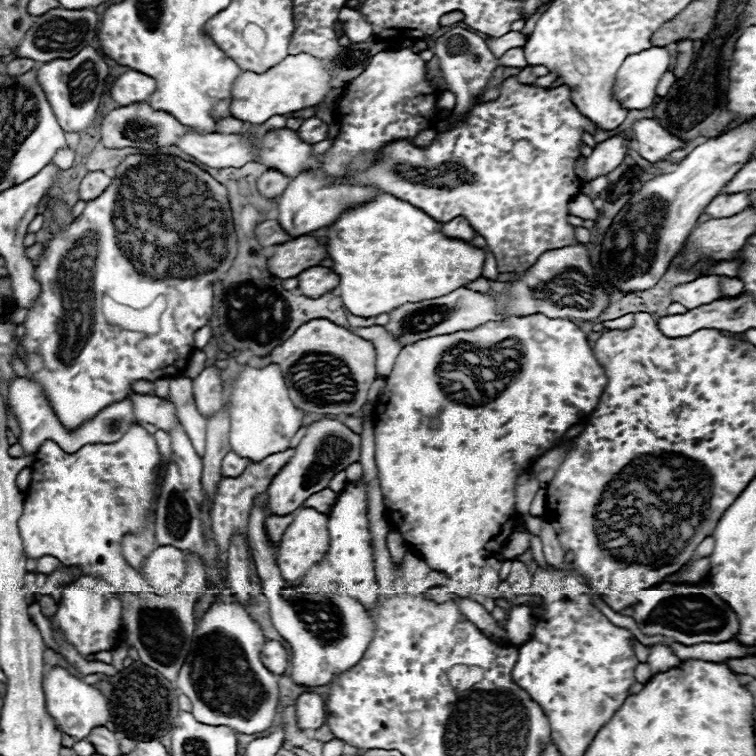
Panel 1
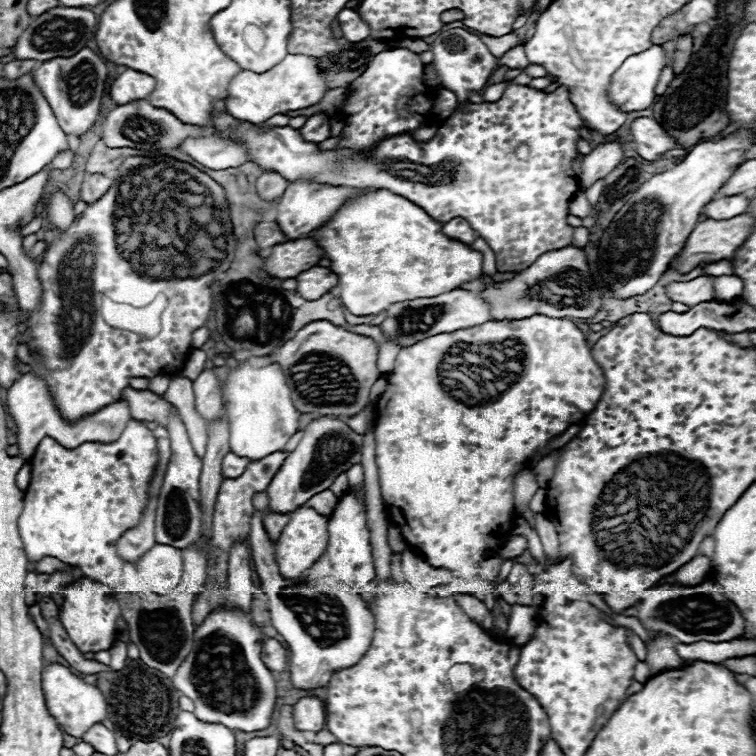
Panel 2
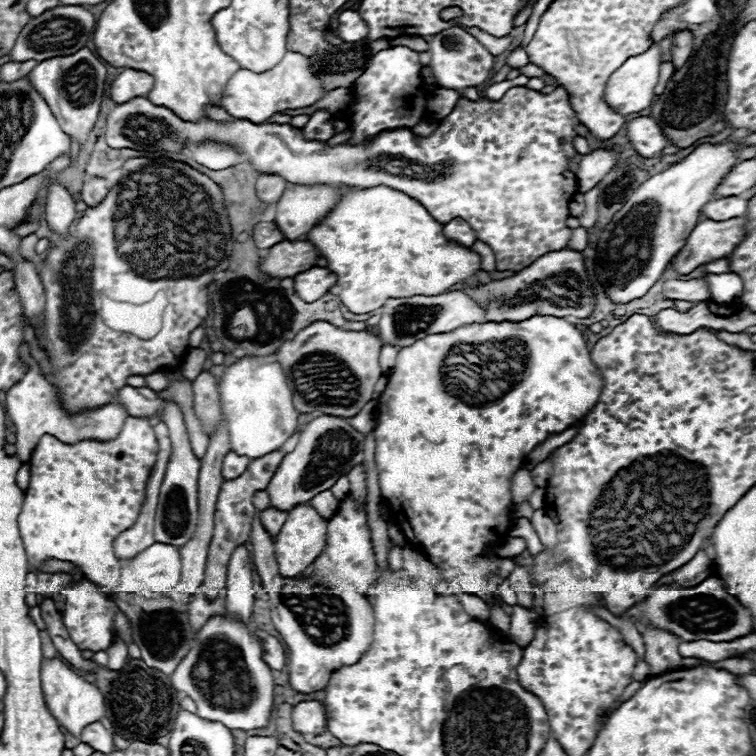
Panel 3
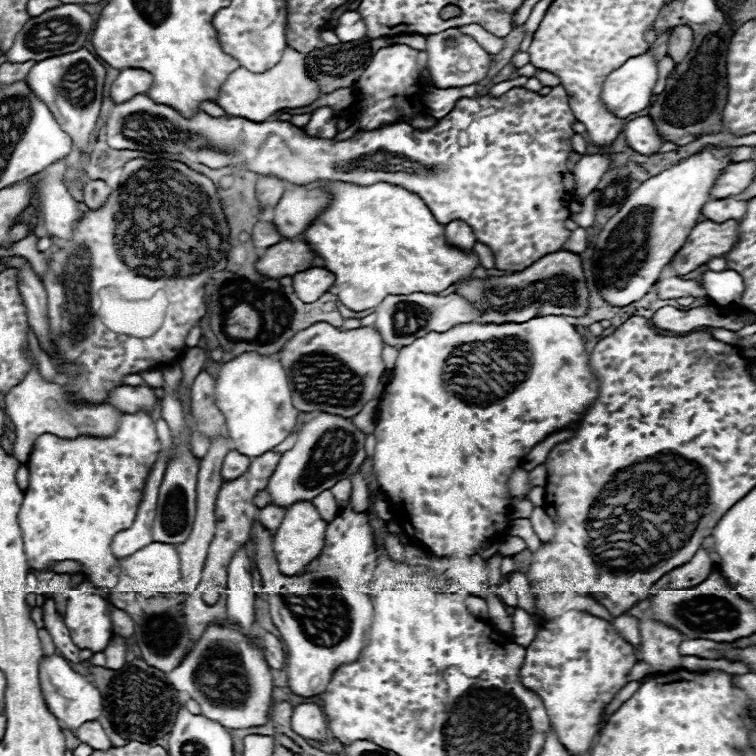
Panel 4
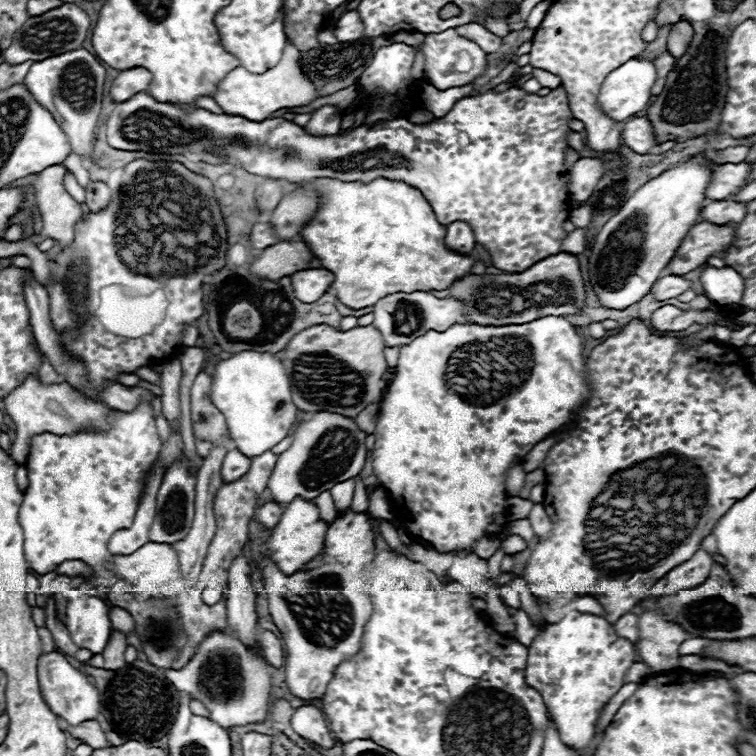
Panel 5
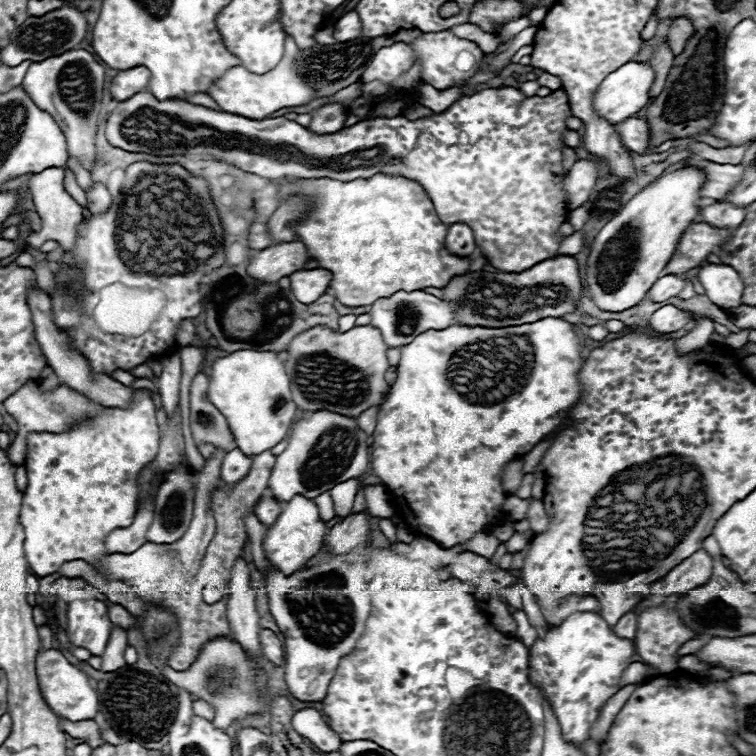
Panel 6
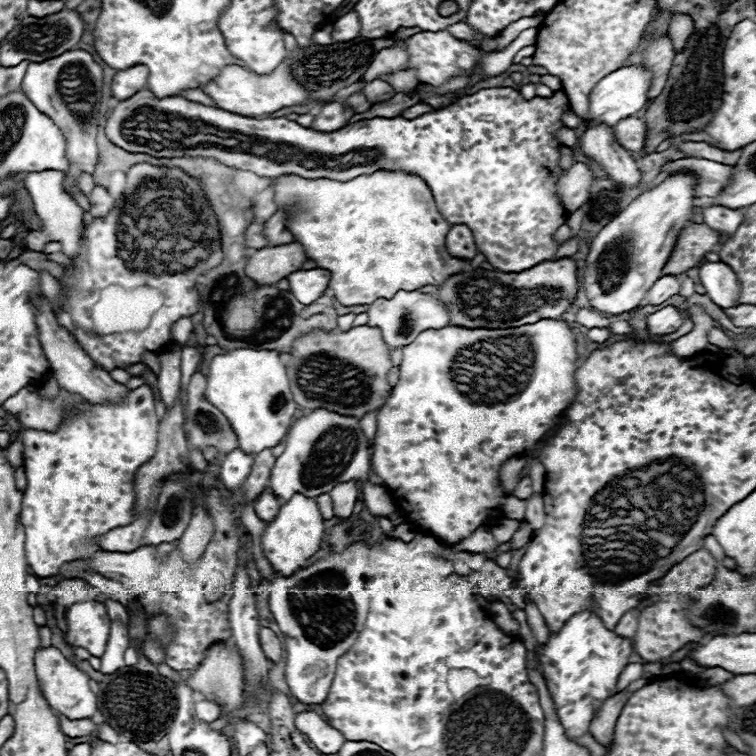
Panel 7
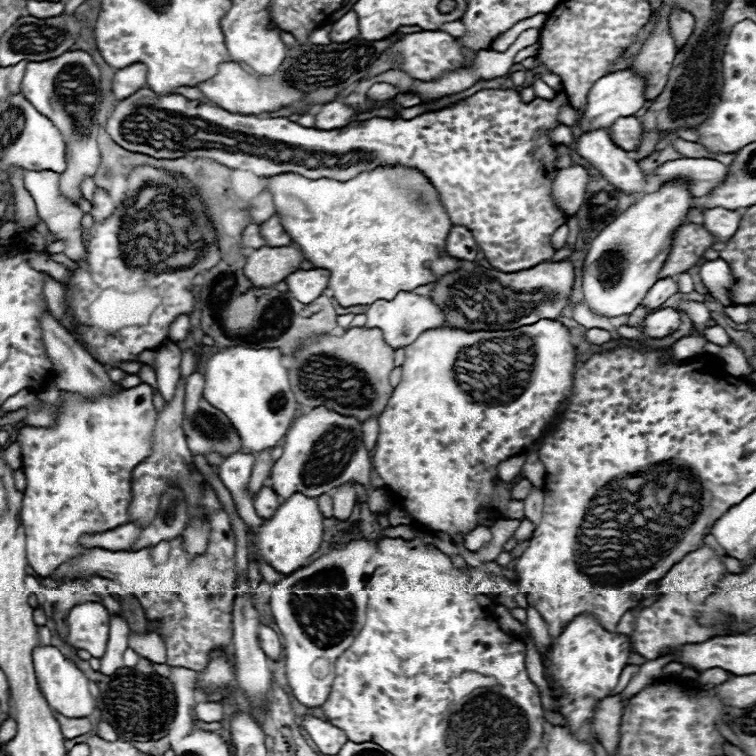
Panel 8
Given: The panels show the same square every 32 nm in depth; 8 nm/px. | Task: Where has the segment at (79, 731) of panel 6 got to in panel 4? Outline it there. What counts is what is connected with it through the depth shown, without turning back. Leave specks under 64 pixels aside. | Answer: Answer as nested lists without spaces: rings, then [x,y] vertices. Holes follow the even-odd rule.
[[[92,722],[92,724],[82,724],[76,732],[74,732],[76,738],[80,738],[84,744],[92,746],[94,750],[108,750],[112,748],[110,740],[108,740],[108,734],[104,732],[104,728],[100,726],[100,722]]]

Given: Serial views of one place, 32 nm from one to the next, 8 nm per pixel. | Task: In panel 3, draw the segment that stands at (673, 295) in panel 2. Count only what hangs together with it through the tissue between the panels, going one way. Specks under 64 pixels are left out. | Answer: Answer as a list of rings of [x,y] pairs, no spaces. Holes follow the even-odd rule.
[[[704,278],[696,280],[666,280],[662,284],[662,296],[670,300],[690,300],[692,304],[710,300],[710,292]]]

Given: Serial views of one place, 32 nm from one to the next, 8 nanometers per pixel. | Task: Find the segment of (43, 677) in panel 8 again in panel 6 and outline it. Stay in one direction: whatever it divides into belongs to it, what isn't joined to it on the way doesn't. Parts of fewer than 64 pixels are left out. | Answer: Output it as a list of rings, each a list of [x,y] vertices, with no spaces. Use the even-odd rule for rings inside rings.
[[[50,648],[50,650],[40,650],[36,656],[36,676],[40,682],[42,696],[46,704],[52,708],[54,714],[70,720],[70,722],[80,722],[80,720],[92,720],[98,712],[98,694],[92,690],[88,676],[72,666],[60,650]]]

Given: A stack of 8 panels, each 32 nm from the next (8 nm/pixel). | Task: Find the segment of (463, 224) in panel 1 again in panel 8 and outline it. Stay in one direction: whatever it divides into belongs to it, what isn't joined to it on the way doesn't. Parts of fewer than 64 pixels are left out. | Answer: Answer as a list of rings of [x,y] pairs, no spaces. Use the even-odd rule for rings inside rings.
[[[454,226],[446,238],[446,252],[460,260],[474,260],[478,252],[478,244],[468,228]]]

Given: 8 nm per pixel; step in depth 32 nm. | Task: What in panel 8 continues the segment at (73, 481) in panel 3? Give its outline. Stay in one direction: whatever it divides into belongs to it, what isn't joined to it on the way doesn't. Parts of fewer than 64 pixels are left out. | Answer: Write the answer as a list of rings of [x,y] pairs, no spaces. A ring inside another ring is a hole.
[[[140,384],[134,388],[124,388],[118,394],[102,394],[96,400],[62,392],[56,422],[50,428],[22,426],[18,430],[16,442],[22,450],[22,470],[28,482],[24,490],[20,522],[26,530],[26,558],[36,574],[50,576],[64,560],[82,554],[86,550],[78,544],[82,534],[102,534],[130,520],[130,478],[132,470],[146,456],[150,456],[154,422],[156,410],[152,404],[152,388],[148,384]]]

